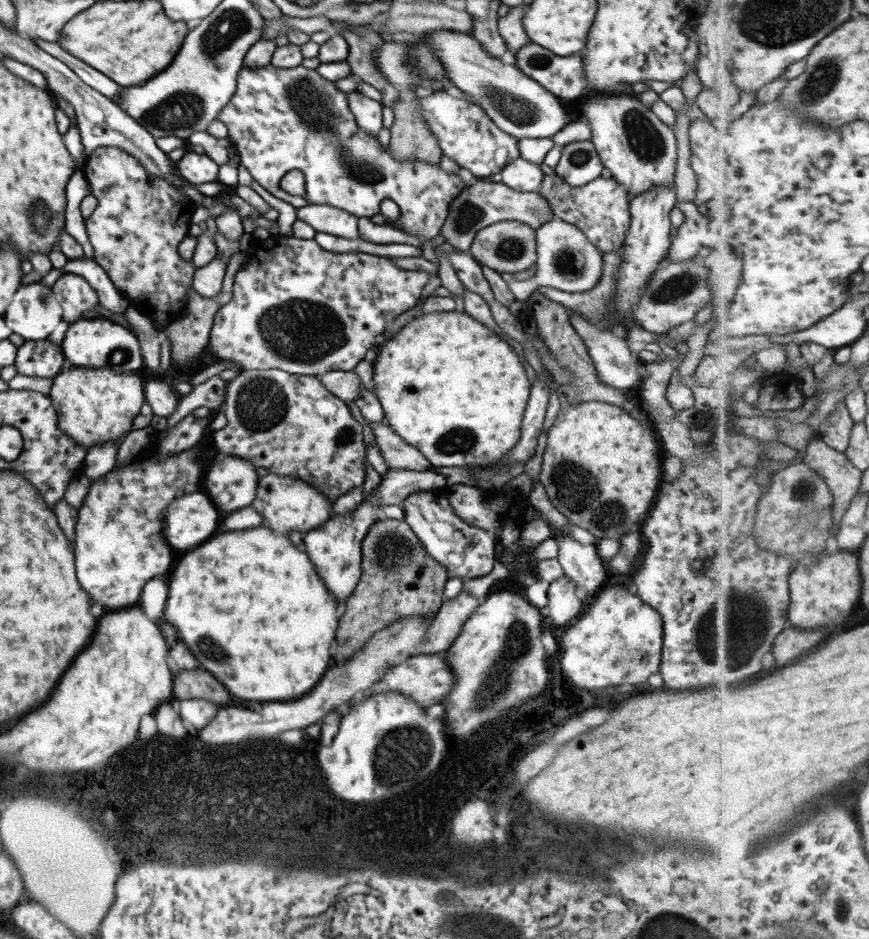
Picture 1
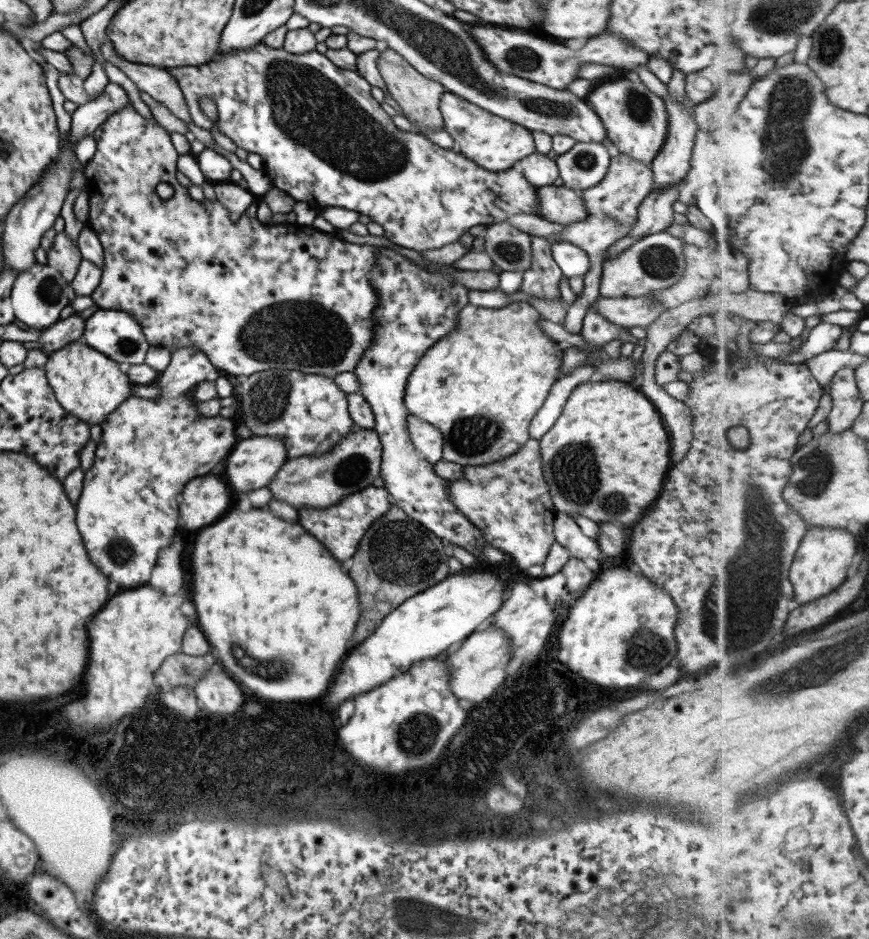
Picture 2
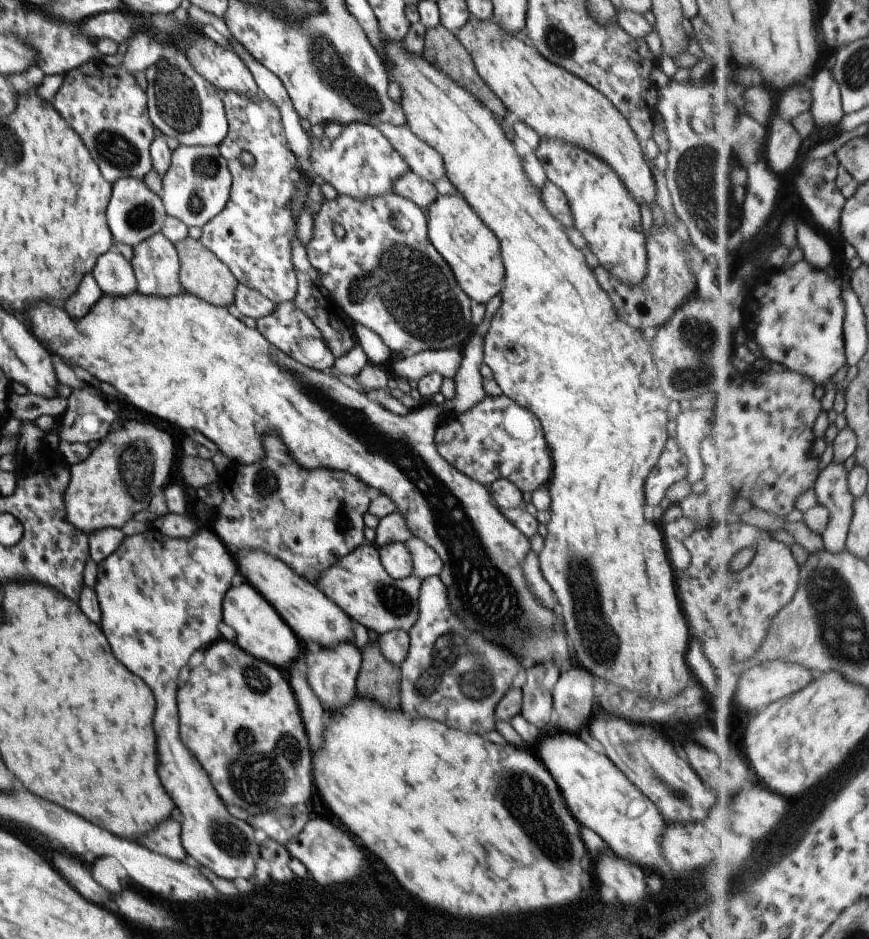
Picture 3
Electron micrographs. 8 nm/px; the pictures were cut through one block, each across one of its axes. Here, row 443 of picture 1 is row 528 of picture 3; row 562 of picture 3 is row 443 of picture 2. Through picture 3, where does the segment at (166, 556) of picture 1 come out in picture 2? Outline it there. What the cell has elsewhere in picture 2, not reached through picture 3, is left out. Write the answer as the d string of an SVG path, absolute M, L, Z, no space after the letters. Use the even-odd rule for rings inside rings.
M184 346L178 348L177 351L170 353L170 361L166 368L158 373L158 377L153 385L156 387L156 399L142 399L133 395L129 395L112 413L105 416L104 421L100 422L101 436L98 445L94 450L93 464L84 472L82 480L82 489L79 500L75 504L75 522L77 522L77 530L81 534L81 540L85 544L85 550L91 558L91 562L107 576L108 582L113 581L118 584L119 590L126 591L132 588L146 584L149 581L150 572L153 570L157 560L157 552L165 546L169 546L169 538L177 533L178 512L177 512L177 496L181 494L185 480L191 480L195 476L203 476L207 474L221 458L227 456L232 447L237 443L236 434L234 432L233 422L229 418L221 416L204 417L197 414L197 403L193 400L194 387L201 382L214 382L222 373L219 372L209 361L208 358L198 350L198 348L189 348Z

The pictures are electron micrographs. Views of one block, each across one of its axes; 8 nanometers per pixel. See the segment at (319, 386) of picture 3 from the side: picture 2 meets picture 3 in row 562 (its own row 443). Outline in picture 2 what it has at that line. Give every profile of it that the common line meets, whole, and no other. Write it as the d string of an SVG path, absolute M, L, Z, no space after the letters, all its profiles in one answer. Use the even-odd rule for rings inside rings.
M513 301L503 308L479 308L478 306L467 304L458 312L458 326L448 336L437 340L417 361L417 364L409 373L407 381L405 381L404 405L409 415L415 415L423 422L432 424L440 432L442 436L441 459L460 464L463 467L481 466L495 462L497 458L508 457L509 454L519 450L521 444L530 438L528 435L529 421L535 416L537 410L541 408L551 385L557 381L563 356L563 350L559 349L558 345L541 331L539 324L537 324L538 316L538 312L528 302L523 301Z

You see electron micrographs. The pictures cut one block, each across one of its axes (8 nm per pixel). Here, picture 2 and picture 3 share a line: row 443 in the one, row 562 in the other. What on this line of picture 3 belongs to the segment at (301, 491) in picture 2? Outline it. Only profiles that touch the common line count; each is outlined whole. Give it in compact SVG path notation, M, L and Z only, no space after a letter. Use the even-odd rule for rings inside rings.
M364 542L353 552L346 554L339 562L323 570L317 576L316 586L325 594L325 598L329 598L333 604L337 604L341 610L344 610L351 621L362 624L372 634L382 635L390 630L403 630L407 633L413 626L413 622L417 620L419 578L411 574L401 580L392 579L380 565L377 548L372 543Z

